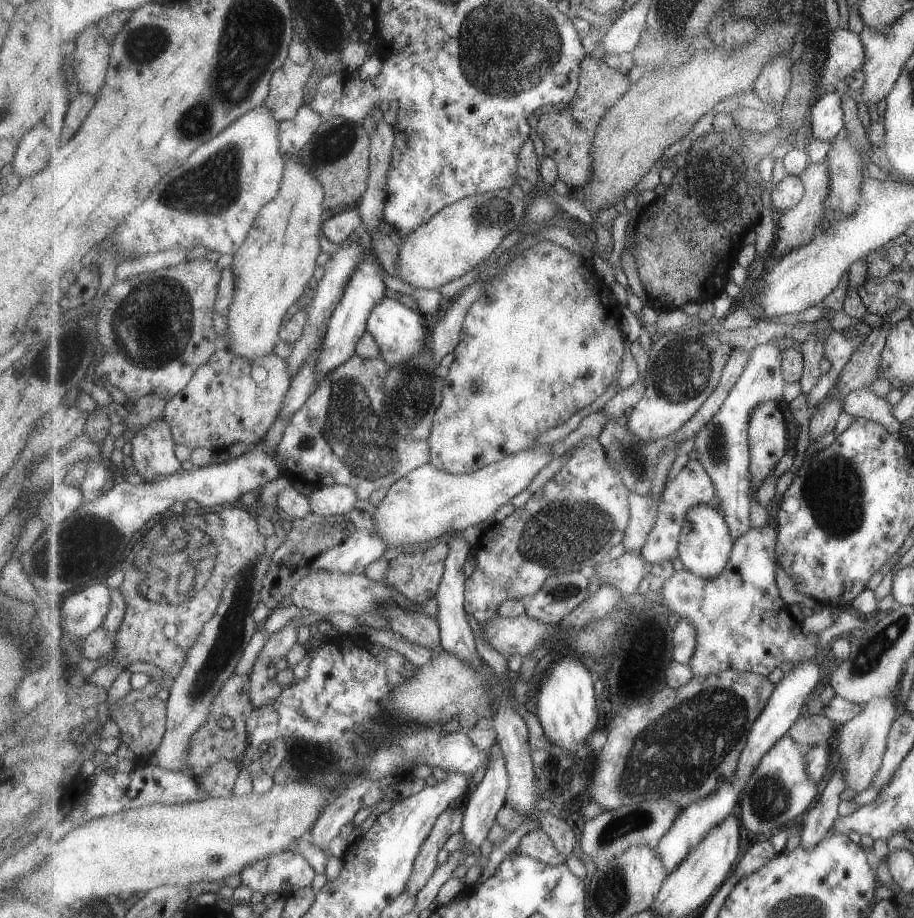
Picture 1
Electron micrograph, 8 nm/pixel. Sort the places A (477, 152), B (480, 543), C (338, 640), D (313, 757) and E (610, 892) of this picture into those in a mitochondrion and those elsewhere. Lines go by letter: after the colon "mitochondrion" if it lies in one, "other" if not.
A: other
B: other
C: other
D: mitochondrion
E: mitochondrion

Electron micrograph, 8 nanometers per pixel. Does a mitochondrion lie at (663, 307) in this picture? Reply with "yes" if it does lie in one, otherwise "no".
no

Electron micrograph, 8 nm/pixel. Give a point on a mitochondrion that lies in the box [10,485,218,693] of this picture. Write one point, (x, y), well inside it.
(86, 545)

